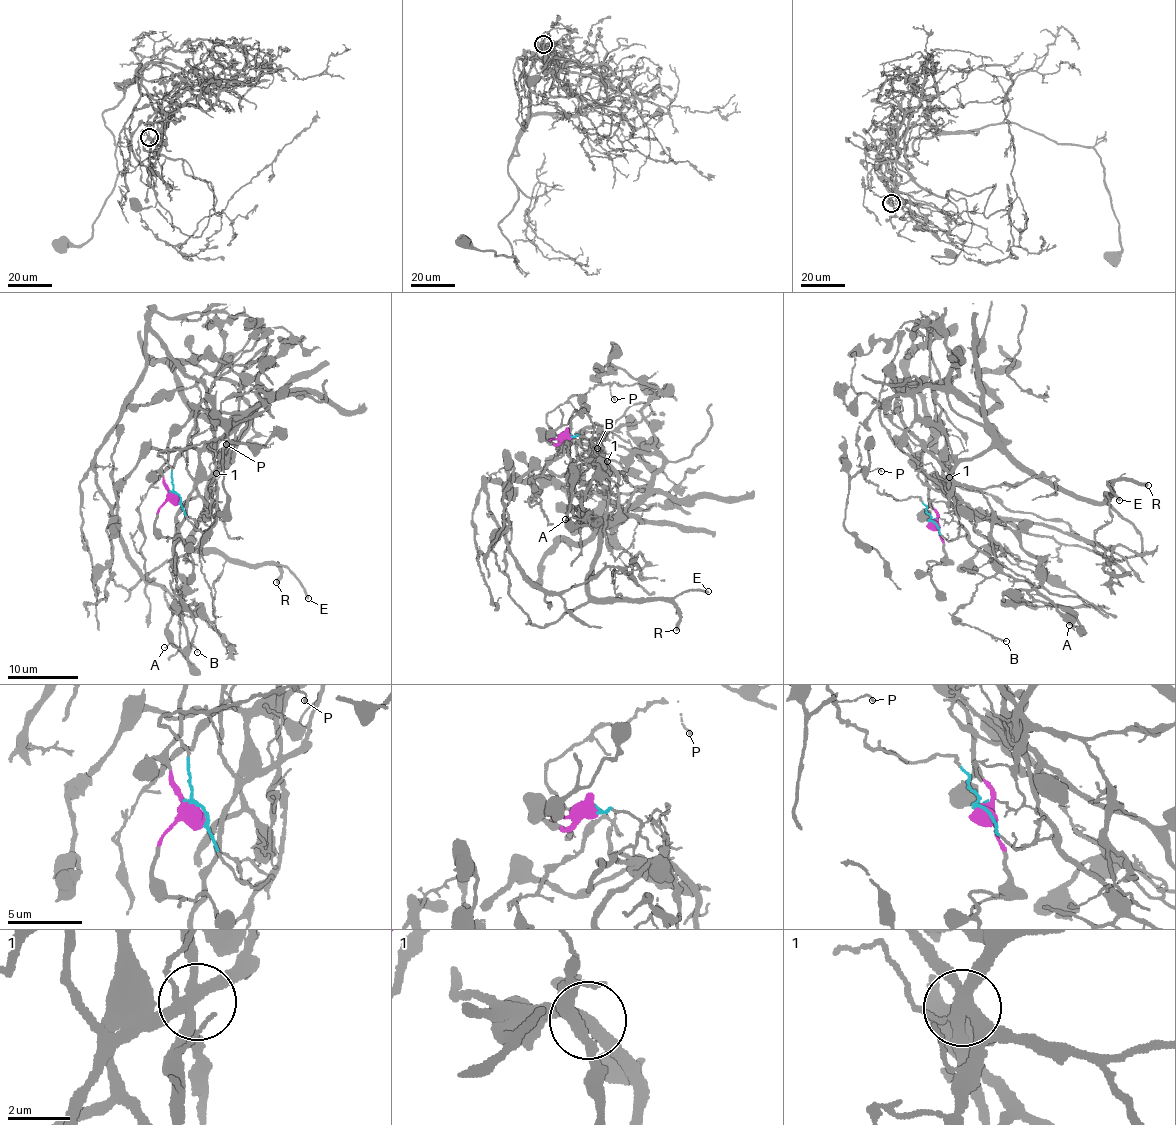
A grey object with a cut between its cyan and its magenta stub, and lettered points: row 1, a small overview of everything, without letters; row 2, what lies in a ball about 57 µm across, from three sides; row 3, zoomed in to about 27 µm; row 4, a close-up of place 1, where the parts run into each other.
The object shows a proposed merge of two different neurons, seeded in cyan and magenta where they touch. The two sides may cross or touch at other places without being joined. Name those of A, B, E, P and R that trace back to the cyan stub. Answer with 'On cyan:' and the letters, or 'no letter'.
On cyan: A, B, E, P, R

